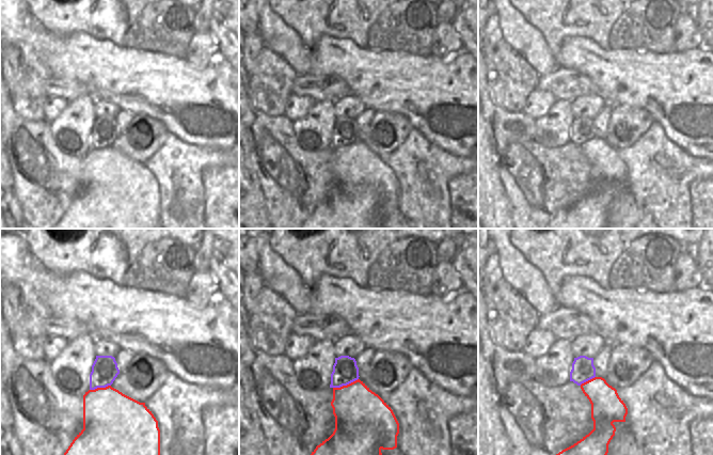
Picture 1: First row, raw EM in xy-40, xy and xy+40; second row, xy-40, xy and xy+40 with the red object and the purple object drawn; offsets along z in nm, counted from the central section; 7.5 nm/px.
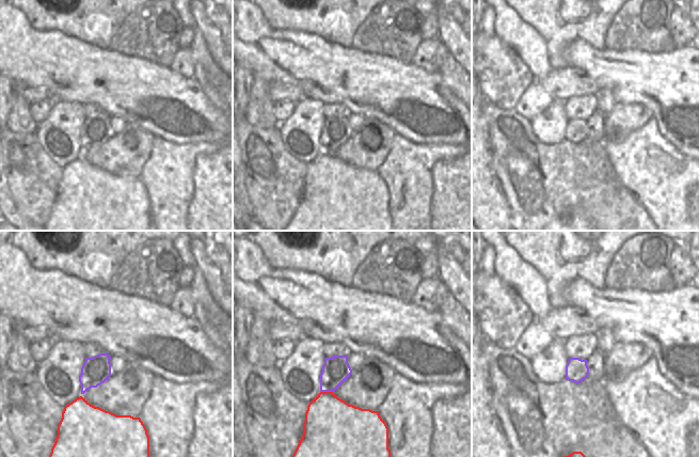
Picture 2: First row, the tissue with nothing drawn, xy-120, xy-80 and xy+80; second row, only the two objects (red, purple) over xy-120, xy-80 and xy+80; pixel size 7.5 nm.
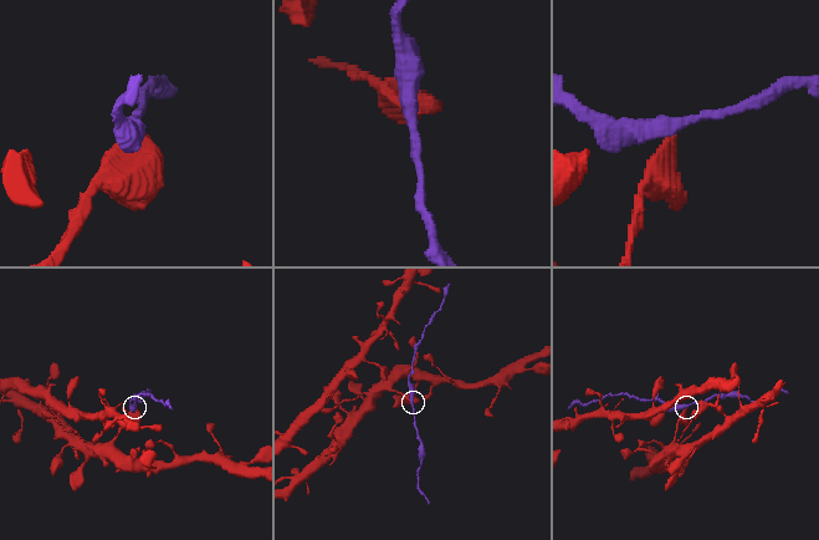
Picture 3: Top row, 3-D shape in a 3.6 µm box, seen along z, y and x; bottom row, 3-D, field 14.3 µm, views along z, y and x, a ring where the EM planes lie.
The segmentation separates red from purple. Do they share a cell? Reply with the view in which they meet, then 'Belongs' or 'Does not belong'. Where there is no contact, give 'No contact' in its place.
Touches red in xy. Does not belong

